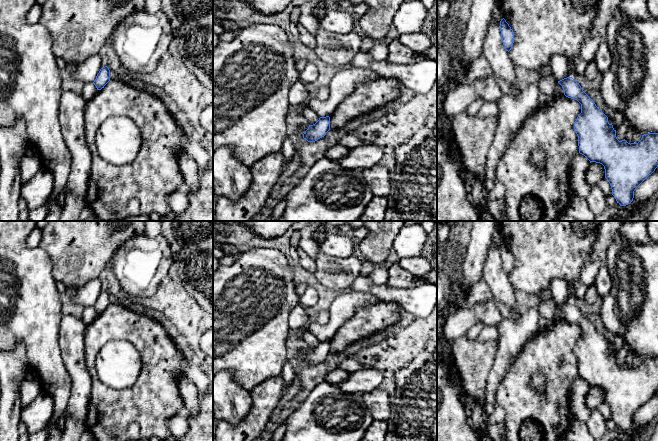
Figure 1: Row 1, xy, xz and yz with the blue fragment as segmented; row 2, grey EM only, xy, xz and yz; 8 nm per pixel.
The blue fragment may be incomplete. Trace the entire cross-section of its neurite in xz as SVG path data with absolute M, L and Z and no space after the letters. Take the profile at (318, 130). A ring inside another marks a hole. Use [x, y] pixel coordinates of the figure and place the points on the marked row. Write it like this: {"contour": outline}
{"contour": "M320 117L315 124L309 125L308 129L303 134L303 138L308 142L315 142L324 137L329 130L330 117Z"}

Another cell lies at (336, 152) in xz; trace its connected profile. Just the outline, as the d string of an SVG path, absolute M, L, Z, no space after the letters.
M337 144L325 152L325 158L338 161L340 158L344 157L349 150L350 148Z

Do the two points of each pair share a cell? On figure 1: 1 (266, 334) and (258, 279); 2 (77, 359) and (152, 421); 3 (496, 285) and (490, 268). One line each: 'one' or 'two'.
1: one
2: two
3: one

